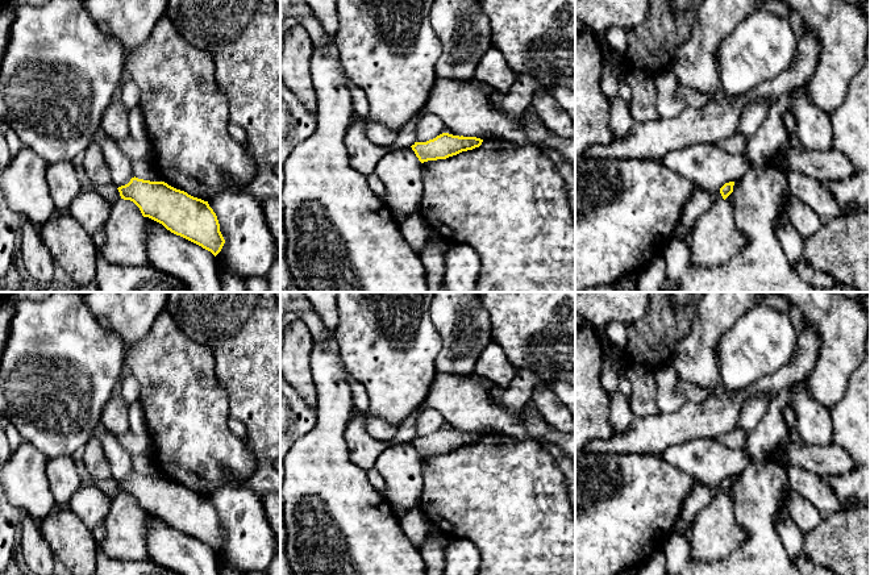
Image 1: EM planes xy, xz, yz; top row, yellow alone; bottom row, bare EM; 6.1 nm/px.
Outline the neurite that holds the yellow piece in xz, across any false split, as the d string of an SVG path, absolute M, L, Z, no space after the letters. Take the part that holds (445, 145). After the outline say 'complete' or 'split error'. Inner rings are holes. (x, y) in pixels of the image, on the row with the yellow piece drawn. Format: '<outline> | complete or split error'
M442 133L426 142L415 142L411 147L421 163L428 161L446 159L462 151L473 150L482 145L476 137L453 136Z | complete

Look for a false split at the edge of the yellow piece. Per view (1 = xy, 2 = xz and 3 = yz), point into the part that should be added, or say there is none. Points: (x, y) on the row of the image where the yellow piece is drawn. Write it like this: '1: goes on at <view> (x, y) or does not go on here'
1: does not go on here
2: does not go on here
3: does not go on here

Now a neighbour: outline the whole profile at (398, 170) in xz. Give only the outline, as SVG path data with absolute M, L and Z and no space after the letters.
M412 147L390 150L378 163L375 175L386 187L388 209L409 214L419 211L424 193L422 163Z

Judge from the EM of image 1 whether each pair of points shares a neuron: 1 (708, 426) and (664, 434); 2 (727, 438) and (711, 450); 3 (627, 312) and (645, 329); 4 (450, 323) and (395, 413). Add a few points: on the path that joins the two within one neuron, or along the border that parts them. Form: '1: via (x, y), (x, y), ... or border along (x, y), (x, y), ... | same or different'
1: via (698, 426), (674, 428) | same
2: border along (716, 438), (732, 449), (742, 450) | different
3: border along (648, 305), (644, 315), (636, 323), (625, 325) | different
4: border along (429, 308), (432, 324), (441, 338), (436, 367) | different

